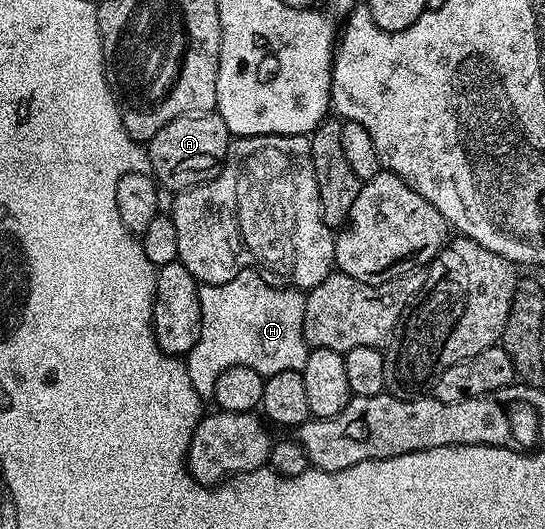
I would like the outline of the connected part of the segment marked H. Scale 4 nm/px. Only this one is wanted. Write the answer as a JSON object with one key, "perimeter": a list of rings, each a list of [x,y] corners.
{"perimeter":[[[242,269],[235,279],[227,279],[222,285],[201,285],[201,334],[199,343],[188,353],[185,366],[191,375],[191,387],[202,399],[212,398],[215,379],[227,367],[251,367],[266,378],[279,375],[279,371],[299,373],[307,363],[311,347],[303,335],[305,293],[268,283],[273,284],[260,272]]]}

